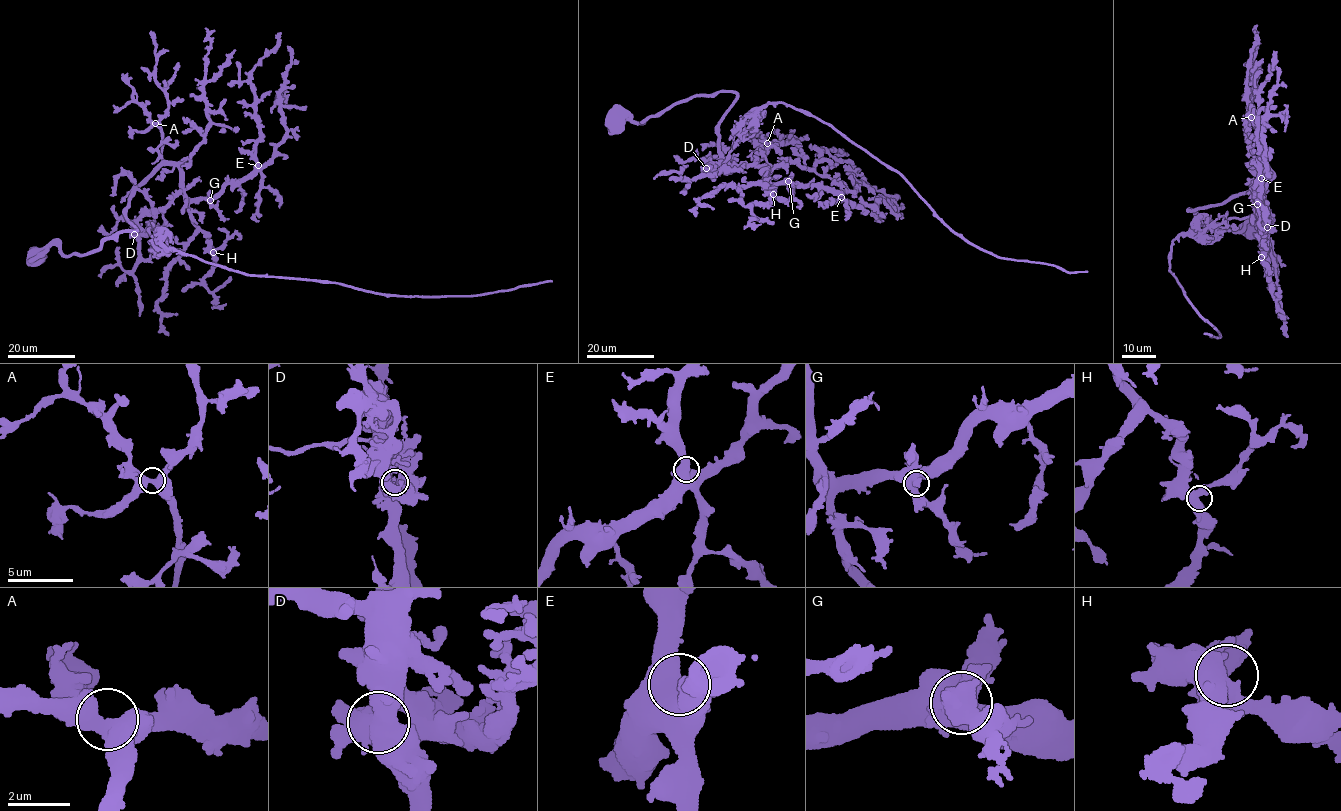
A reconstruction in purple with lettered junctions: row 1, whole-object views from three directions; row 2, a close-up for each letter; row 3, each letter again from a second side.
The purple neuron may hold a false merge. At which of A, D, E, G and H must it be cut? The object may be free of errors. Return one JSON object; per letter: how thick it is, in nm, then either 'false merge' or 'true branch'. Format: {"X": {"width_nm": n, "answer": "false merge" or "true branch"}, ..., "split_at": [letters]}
{"A": {"width_nm": 500, "answer": "true branch"}, "D": {"width_nm": 600, "answer": "false merge"}, "E": {"width_nm": 600, "answer": "true branch"}, "G": {"width_nm": 550, "answer": "true branch"}, "H": {"width_nm": 550, "answer": "true branch"}, "split_at": ["D"]}

